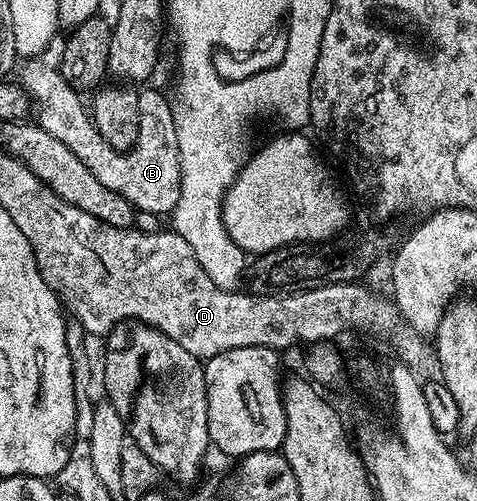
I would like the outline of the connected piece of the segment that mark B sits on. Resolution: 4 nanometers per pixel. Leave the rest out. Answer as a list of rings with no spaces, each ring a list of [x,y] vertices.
[[[41,60],[30,61],[26,66],[29,67],[26,68],[25,75],[19,79],[19,82],[35,103],[35,114],[37,110],[36,125],[43,127],[47,132],[51,132],[51,136],[55,136],[55,140],[63,140],[63,144],[67,144],[67,148],[71,148],[71,152],[75,152],[75,156],[79,156],[79,160],[83,160],[83,164],[87,164],[87,168],[91,168],[91,172],[95,172],[95,177],[105,187],[111,188],[111,192],[119,192],[119,196],[123,196],[123,200],[127,200],[133,205],[134,211],[141,213],[142,210],[145,214],[172,215],[180,198],[179,147],[178,137],[175,136],[174,103],[170,99],[168,102],[157,90],[144,91],[142,89],[139,94],[141,115],[139,116],[137,143],[131,149],[122,152],[111,148],[111,144],[107,144],[107,140],[103,140],[103,136],[99,136],[86,103],[85,106],[81,103],[82,95],[73,90],[71,84],[67,84],[67,80],[61,75],[60,69],[53,67],[52,70],[51,67],[44,66]]]

